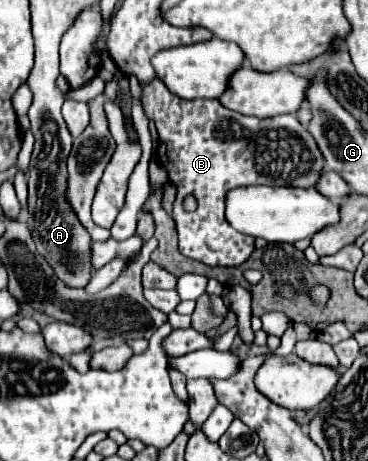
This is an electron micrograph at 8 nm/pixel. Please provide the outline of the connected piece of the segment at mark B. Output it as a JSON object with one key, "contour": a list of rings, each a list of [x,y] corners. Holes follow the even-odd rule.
{"contour":[[[156,79],[150,83],[140,83],[140,103],[150,121],[156,123],[160,145],[156,149],[156,161],[166,169],[168,181],[176,187],[178,195],[172,209],[172,219],[176,221],[180,251],[182,255],[196,259],[200,263],[212,267],[238,267],[242,265],[250,253],[254,251],[254,237],[238,233],[224,217],[224,193],[242,187],[242,185],[292,185],[292,187],[312,187],[324,169],[322,153],[318,151],[314,137],[306,131],[304,125],[294,115],[276,115],[268,119],[246,117],[234,113],[218,103],[218,99],[176,99],[170,95],[162,83]],[[186,195],[194,195],[198,201],[198,209],[194,213],[186,213],[182,209],[182,199]]]}

